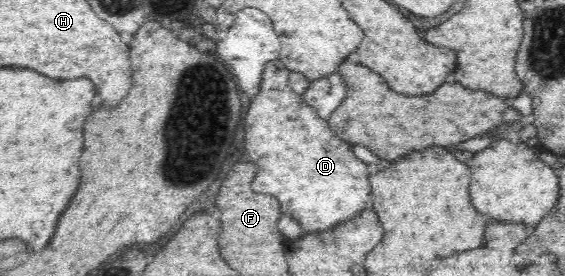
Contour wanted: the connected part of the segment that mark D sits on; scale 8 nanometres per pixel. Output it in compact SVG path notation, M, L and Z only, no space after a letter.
M280 58L269 61L264 68L260 93L254 96L250 104L244 129L246 129L246 157L250 163L258 167L256 179L253 179L251 188L256 193L274 195L280 205L282 213L298 220L305 233L329 230L338 224L351 220L363 209L370 207L370 183L368 183L368 169L366 165L354 157L352 145L342 141L330 129L329 123L310 107L303 96L294 92L288 86L290 70Z

